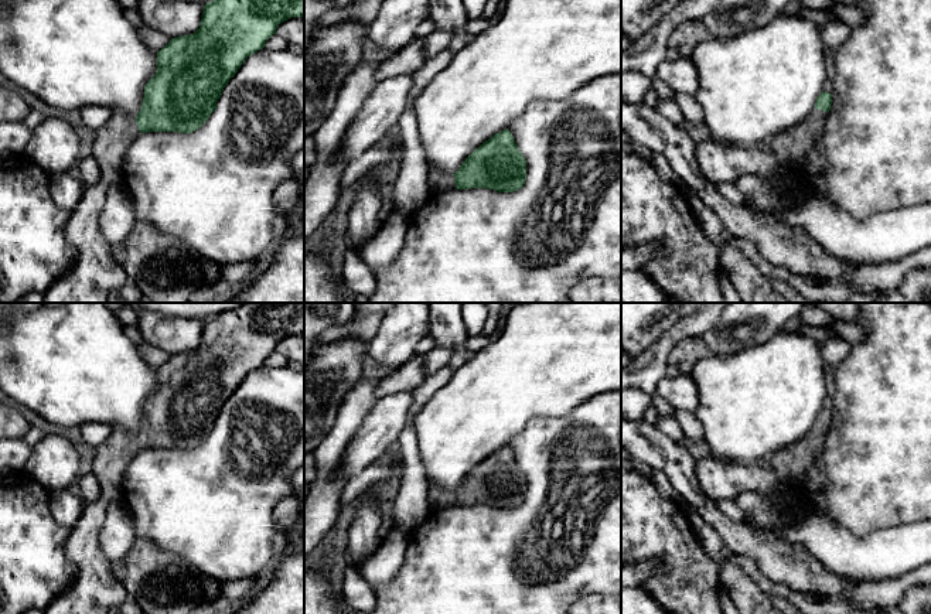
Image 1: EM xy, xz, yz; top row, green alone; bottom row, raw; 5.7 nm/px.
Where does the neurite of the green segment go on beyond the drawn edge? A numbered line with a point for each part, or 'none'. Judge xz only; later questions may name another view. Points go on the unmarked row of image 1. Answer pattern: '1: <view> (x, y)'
1: xz (439, 498)

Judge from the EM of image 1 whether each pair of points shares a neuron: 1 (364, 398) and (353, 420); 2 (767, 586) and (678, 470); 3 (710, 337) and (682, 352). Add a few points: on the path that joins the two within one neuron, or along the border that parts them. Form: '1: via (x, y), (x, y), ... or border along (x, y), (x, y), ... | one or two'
1: via (358, 403), (353, 415) | one
2: border along (732, 552), (747, 556), (768, 579) | two
3: border along (701, 337), (715, 354) | two

